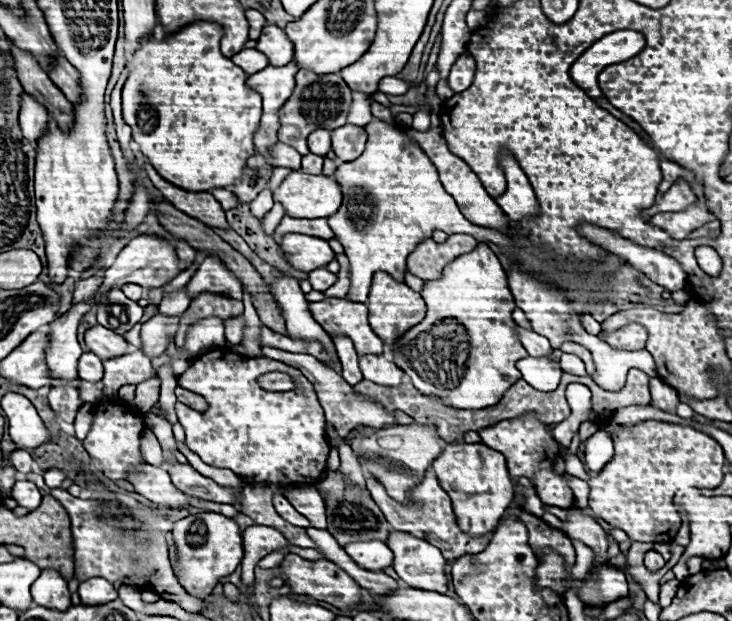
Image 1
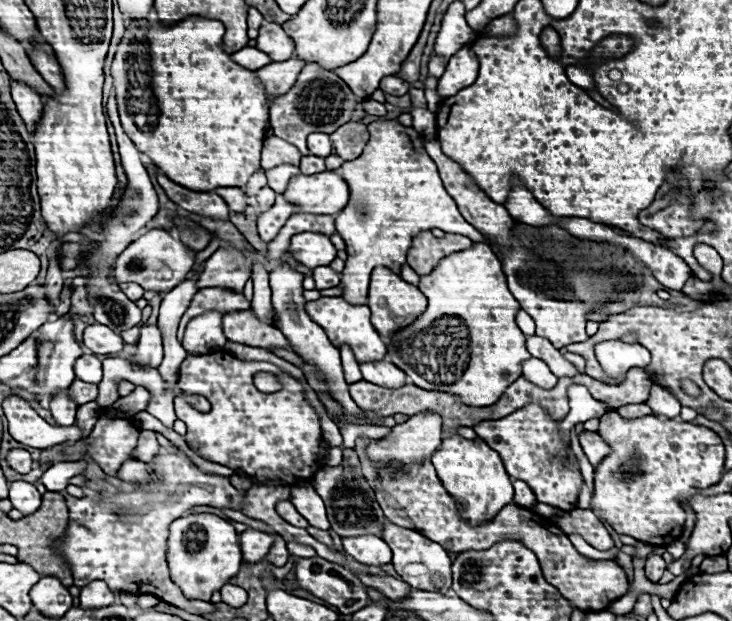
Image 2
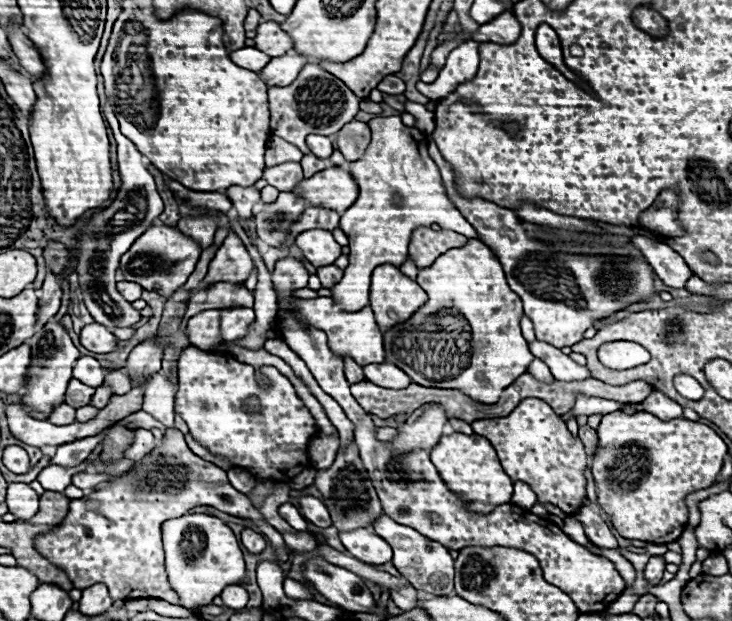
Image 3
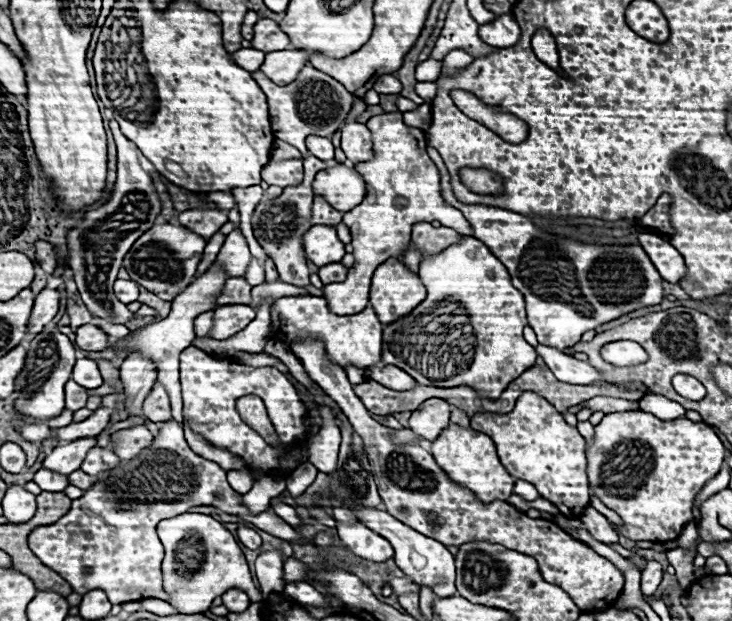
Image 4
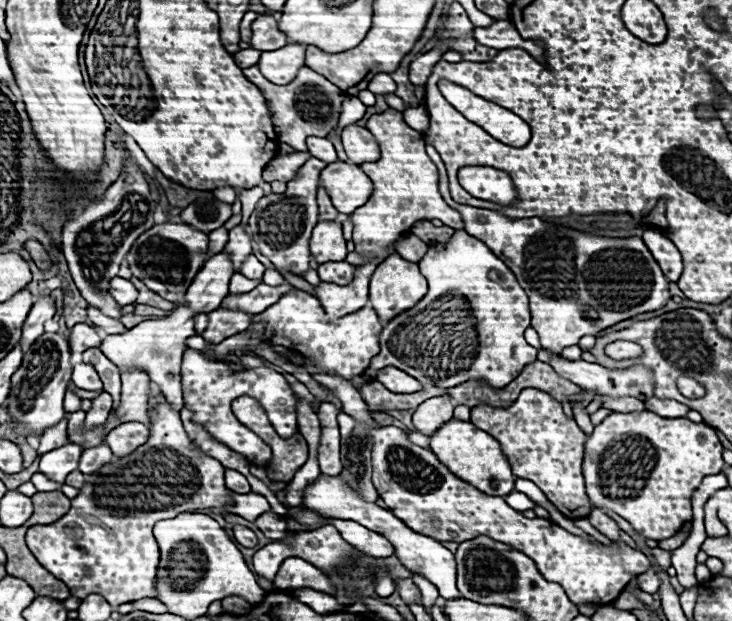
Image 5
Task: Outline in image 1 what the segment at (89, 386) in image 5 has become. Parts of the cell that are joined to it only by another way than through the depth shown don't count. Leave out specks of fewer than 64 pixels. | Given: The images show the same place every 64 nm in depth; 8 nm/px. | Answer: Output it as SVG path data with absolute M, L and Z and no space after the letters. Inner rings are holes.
M84 352L82 358L78 360L78 378L88 380L88 382L100 382L102 380L102 360L92 352Z

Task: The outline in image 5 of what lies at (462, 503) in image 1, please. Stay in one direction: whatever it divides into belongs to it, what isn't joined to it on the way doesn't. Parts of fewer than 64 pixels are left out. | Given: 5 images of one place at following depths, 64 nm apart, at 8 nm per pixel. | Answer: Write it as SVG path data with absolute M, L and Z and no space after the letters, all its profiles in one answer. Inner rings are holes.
M448 420L444 422L432 436L430 436L430 450L436 452L438 460L448 466L448 470L462 480L468 480L468 484L480 488L488 496L506 496L514 488L514 476L510 472L510 464L506 456L502 454L500 442L490 436L488 432L476 428L472 422L462 420Z

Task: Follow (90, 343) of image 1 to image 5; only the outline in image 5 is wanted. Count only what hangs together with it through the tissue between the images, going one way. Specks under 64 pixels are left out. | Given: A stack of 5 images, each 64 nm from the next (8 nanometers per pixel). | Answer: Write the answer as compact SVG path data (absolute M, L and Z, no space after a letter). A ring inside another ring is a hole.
M76 324L72 330L70 330L70 336L68 336L68 342L70 342L70 350L72 352L84 352L88 348L98 348L100 346L100 334L88 326L88 324Z

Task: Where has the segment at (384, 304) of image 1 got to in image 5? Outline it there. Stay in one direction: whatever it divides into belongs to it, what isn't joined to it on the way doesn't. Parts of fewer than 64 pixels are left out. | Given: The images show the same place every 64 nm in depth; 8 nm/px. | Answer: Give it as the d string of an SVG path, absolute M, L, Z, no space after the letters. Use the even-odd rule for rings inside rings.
M390 254L384 262L376 266L374 274L370 276L370 302L378 312L380 320L388 322L392 320L392 316L398 316L400 312L404 312L404 308L412 308L412 304L422 300L426 288L428 288L428 282L420 274L418 264L404 260L400 254Z

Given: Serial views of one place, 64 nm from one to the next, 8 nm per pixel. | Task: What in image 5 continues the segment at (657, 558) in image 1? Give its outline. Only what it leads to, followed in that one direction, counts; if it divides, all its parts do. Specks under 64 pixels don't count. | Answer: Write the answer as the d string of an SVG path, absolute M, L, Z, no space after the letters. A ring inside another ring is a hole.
M650 566L648 572L644 572L644 574L638 576L638 586L640 586L640 590L644 590L644 592L648 592L648 594L658 592L658 584L660 584L660 580L658 580L656 570L654 570L652 566Z

